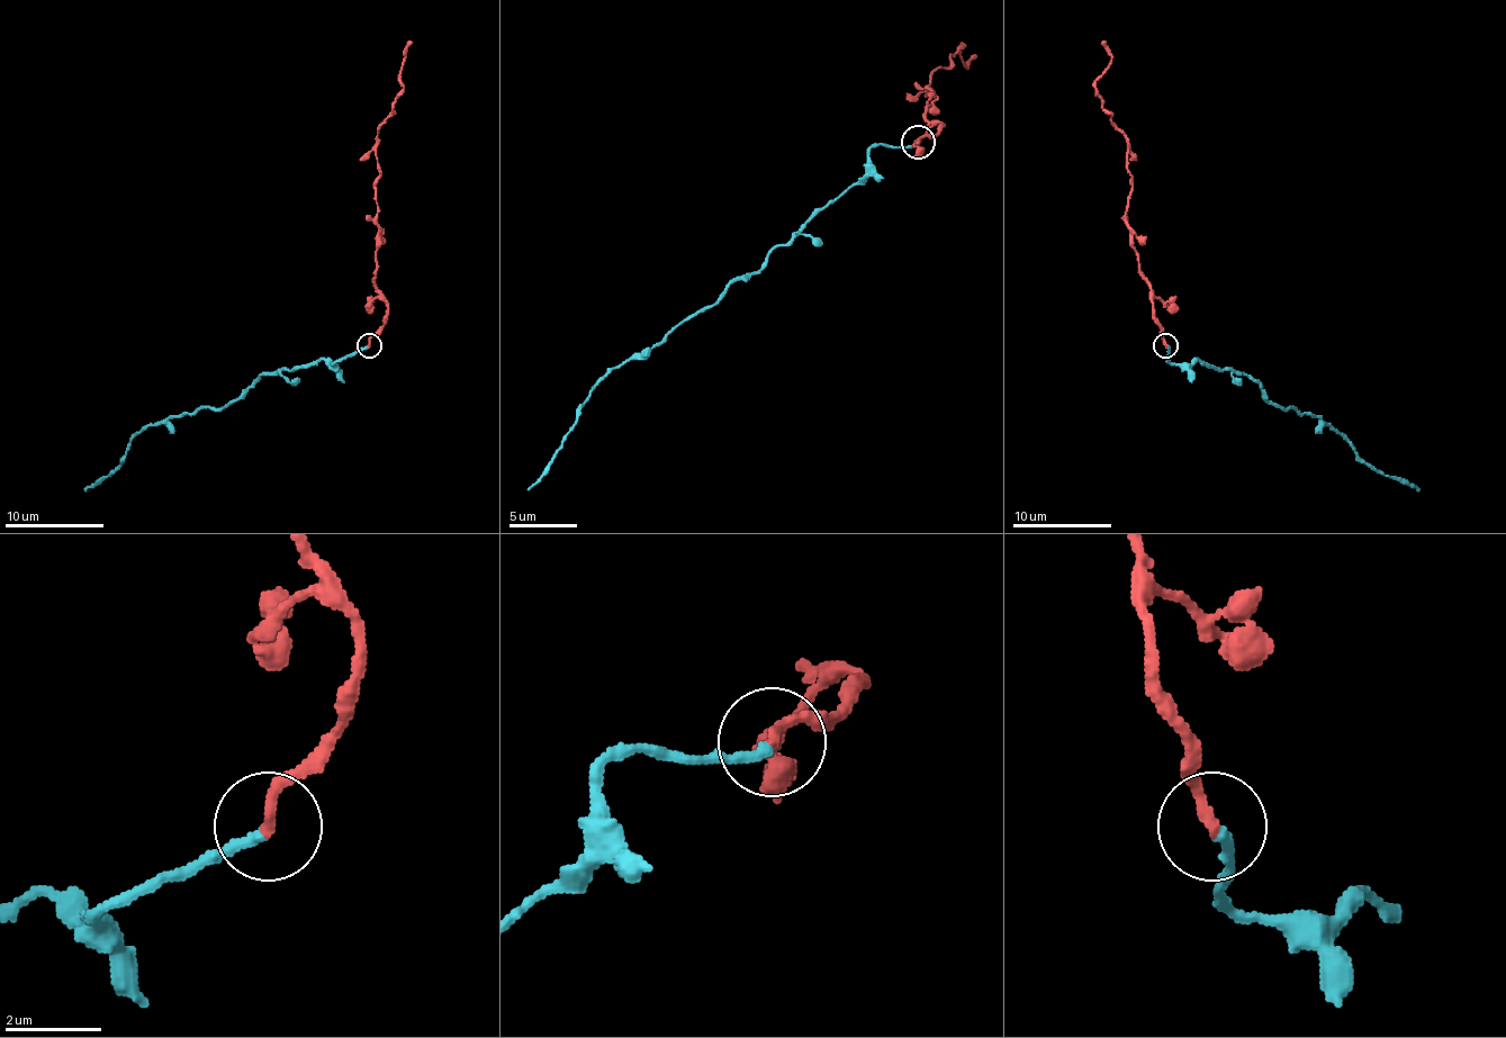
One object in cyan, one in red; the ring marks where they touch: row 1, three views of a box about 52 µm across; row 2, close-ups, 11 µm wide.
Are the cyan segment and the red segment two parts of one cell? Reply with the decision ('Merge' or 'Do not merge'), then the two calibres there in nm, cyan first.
Merge. Thickness 240 nm (cyan) against 240 nm

